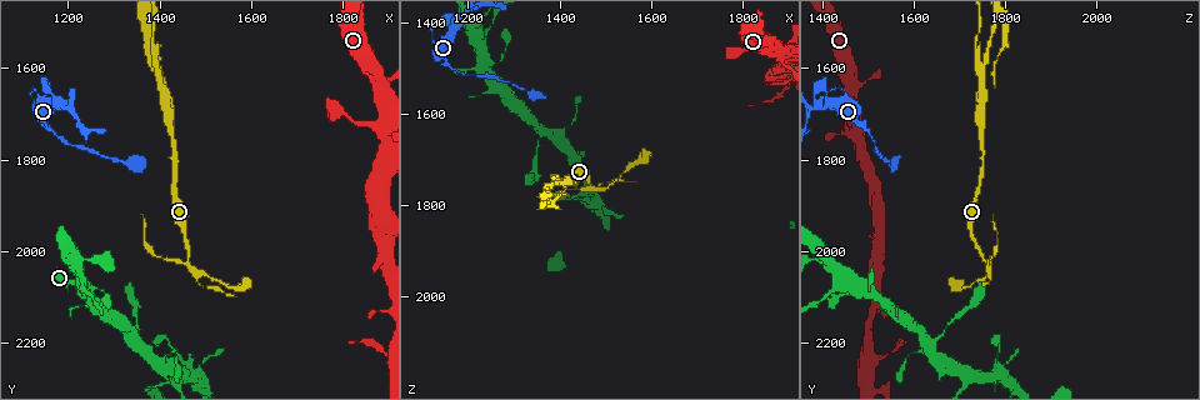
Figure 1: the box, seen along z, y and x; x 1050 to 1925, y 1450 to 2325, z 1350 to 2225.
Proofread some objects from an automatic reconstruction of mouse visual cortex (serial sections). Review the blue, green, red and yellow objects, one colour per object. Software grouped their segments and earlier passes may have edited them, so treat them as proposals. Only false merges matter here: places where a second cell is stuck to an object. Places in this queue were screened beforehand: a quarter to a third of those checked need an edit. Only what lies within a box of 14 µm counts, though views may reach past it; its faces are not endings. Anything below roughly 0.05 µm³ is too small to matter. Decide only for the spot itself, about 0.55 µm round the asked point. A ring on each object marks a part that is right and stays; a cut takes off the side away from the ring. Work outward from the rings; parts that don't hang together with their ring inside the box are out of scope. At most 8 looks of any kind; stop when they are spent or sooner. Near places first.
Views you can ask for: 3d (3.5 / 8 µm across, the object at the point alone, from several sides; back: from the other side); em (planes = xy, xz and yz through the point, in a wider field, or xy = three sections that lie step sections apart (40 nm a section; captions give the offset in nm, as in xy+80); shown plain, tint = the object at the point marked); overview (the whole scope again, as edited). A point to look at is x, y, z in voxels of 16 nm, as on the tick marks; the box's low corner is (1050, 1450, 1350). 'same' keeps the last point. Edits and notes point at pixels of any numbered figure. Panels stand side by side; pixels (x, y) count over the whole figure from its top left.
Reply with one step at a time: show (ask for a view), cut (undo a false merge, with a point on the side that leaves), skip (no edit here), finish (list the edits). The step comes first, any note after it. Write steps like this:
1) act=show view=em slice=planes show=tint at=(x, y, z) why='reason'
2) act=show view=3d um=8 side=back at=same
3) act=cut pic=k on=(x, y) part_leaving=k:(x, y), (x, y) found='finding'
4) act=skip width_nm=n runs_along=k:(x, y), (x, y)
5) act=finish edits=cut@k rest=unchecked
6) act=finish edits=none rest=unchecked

act=show view=3d um=3.5 at=(1255, 2075, 1490) why='abrupt turn'

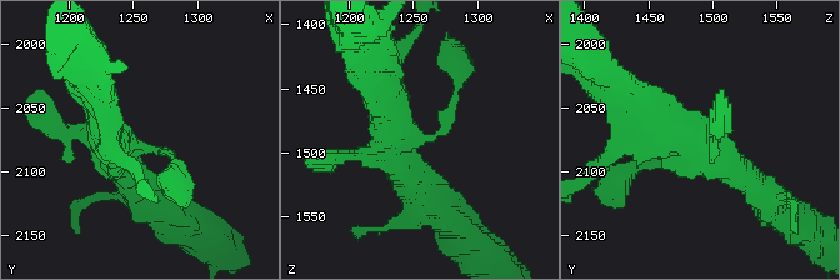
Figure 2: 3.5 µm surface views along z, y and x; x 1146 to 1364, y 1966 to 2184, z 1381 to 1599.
act=show view=em slice=xy step=5 show=tint at=(1260, 2082, 1490)

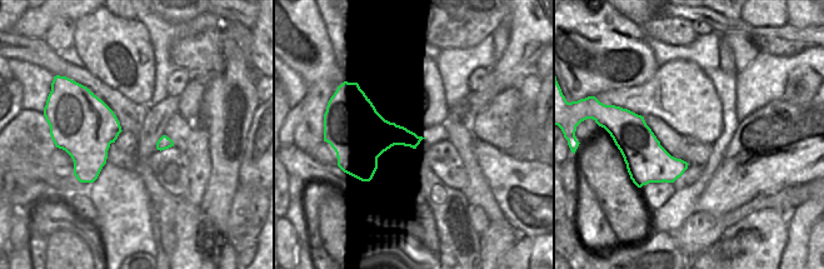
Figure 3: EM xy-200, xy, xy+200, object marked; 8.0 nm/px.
act=skip runs_along=2:(351, 158), (448, 125), (455, 74) found='all the same cell'

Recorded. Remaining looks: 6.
act=show view=3d um=3.5 at=(1355, 2215, 1630)

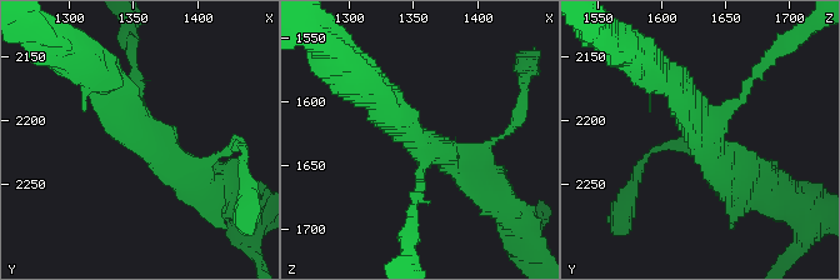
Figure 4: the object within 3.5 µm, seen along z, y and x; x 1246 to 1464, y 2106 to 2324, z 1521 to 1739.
act=show view=em slice=xy step=3 show=tint at=(1360, 2212, 1638) arms=3 arm_widths_nm=150,400,400

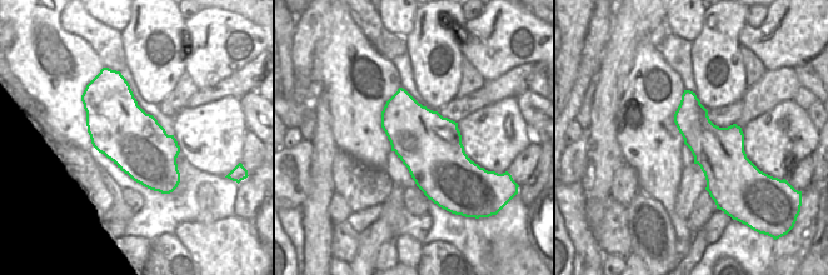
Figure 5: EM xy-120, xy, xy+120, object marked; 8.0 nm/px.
act=skip runs_along=4:(104, 76), (158, 149), (204, 184) found='all the same cell'

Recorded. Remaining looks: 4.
act=show view=3d um=3.5 at=(1465, 2025, 1755) why='narrows sharply'

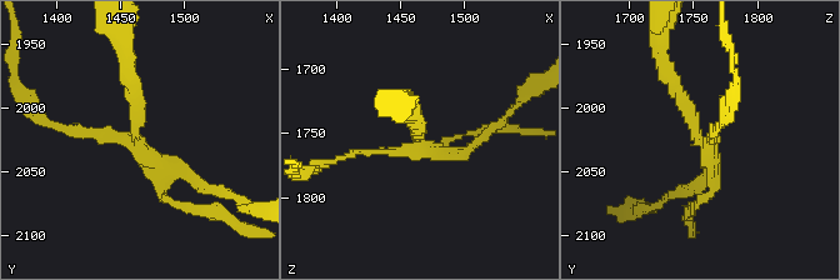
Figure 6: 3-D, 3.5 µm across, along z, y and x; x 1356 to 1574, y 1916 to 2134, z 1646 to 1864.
act=show view=em slice=xy step=2 show=tint at=(1460, 2028, 1758) why='need the tissue'

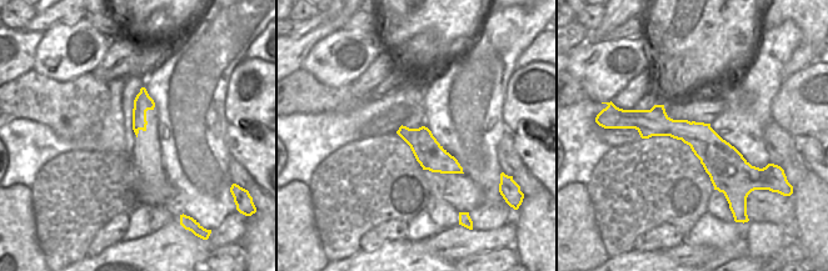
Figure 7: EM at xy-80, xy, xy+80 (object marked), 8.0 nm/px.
act=cut pic=6 on=(90, 131) part_leaving=6:(136, 135), (151, 161), (221, 193) found='a second cell is stuck on'

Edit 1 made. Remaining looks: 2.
act=finish edits=cut@6 rest=unchecked

